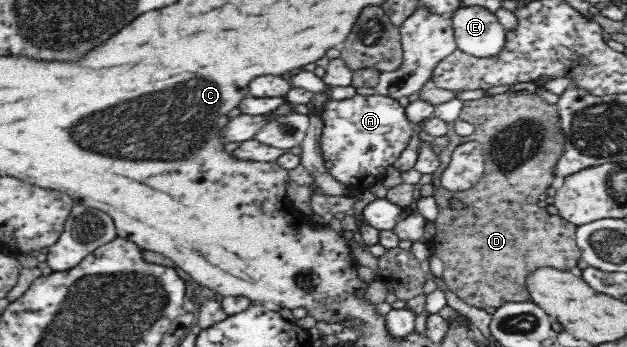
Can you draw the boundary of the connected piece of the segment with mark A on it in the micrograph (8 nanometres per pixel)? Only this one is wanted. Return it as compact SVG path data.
M354 93L342 100L325 100L317 116L323 122L320 150L332 176L349 186L355 193L372 191L380 185L384 169L392 166L407 146L416 127L410 125L405 109L389 96Z

